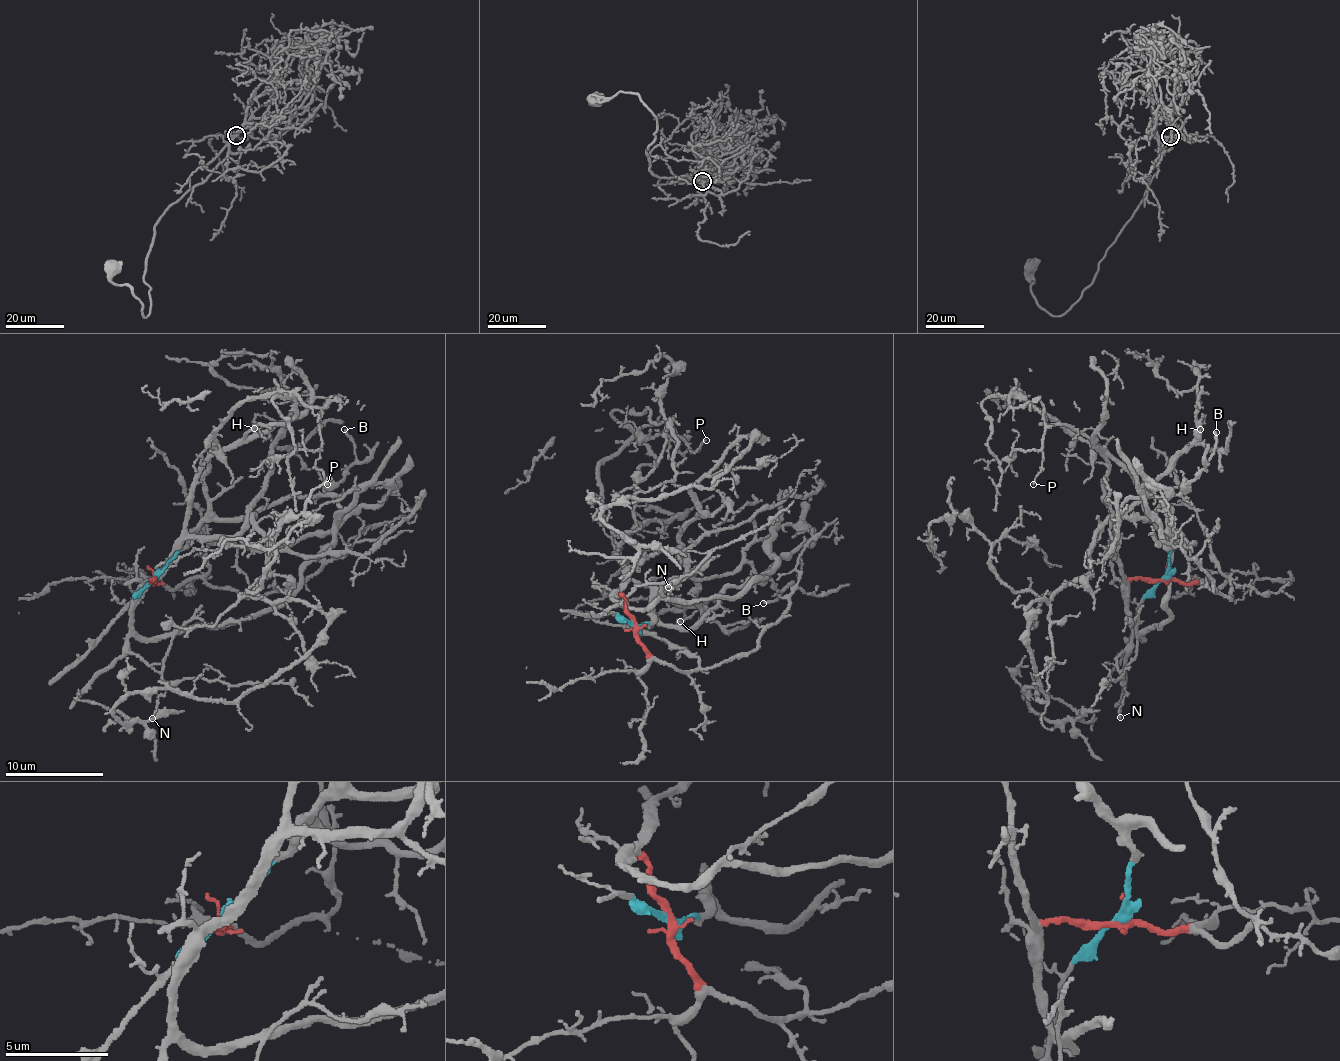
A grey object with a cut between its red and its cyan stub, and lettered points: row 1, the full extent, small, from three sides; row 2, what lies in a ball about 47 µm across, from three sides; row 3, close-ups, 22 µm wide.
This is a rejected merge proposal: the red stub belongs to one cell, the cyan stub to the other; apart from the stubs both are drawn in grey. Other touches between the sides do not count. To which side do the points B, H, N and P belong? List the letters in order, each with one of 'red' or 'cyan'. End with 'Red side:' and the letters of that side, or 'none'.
B: cyan
H: red
N: red
P: cyan
Red side: H, N

